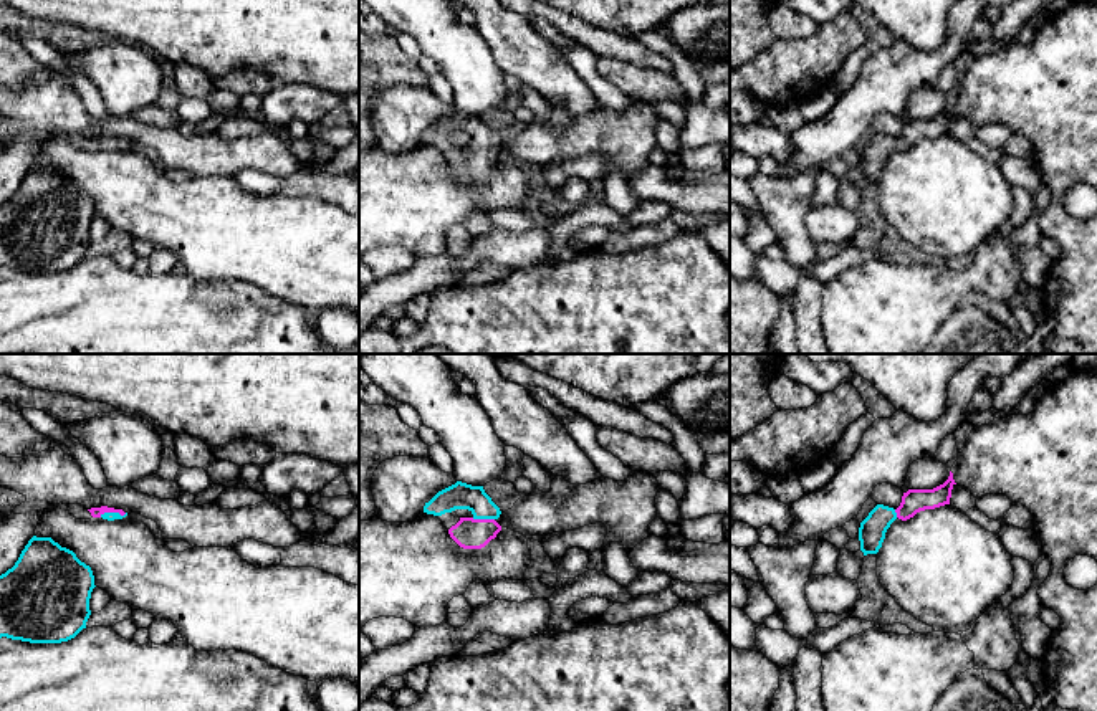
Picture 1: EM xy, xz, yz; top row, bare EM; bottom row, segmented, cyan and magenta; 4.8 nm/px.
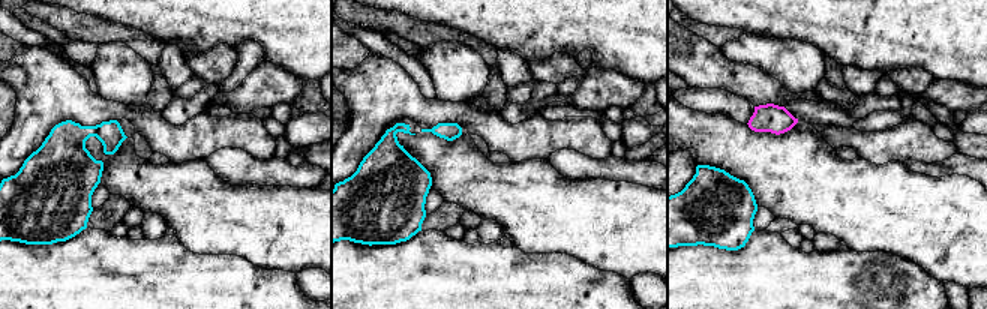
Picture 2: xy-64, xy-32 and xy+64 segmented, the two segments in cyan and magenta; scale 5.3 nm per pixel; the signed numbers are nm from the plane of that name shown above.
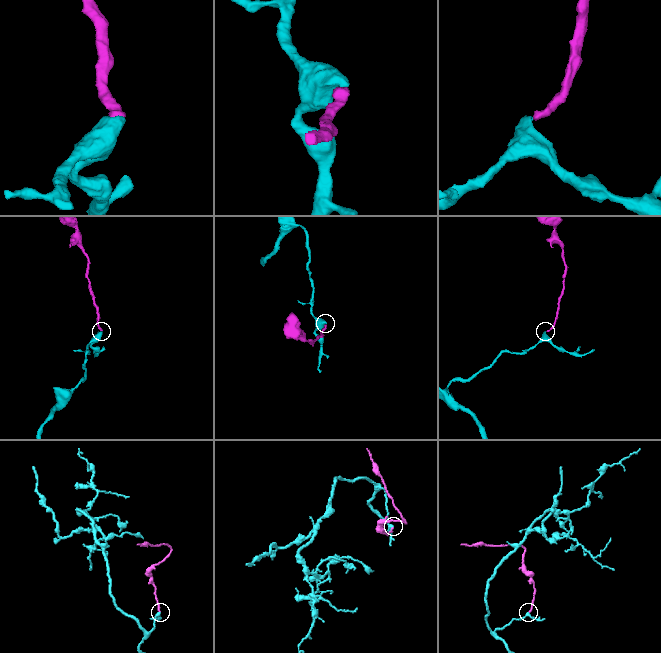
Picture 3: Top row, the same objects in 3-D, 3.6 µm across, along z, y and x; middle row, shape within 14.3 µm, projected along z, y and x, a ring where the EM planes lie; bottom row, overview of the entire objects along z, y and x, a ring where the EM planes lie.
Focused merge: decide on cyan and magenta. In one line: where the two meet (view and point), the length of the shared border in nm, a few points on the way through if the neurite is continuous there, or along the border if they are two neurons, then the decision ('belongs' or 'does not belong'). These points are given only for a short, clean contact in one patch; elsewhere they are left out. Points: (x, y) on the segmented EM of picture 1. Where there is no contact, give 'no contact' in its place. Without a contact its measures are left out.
xz (483, 518) | 110 nm | across xz (460, 495), (483, 518), (469, 533) | belongs

